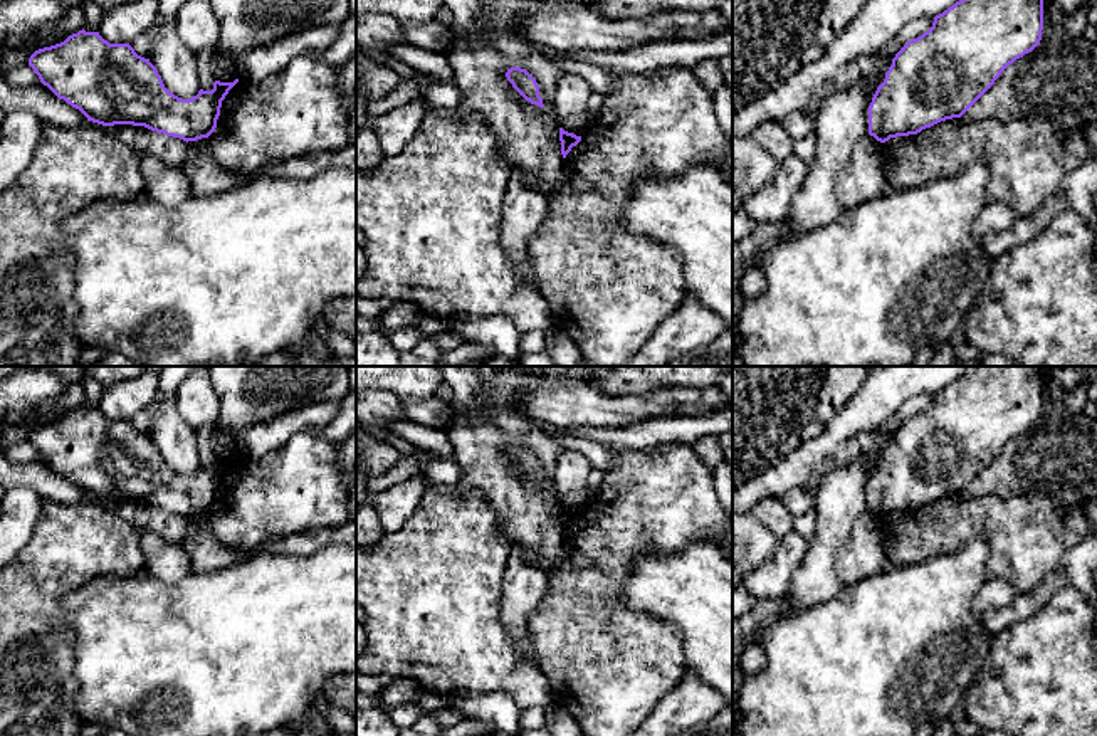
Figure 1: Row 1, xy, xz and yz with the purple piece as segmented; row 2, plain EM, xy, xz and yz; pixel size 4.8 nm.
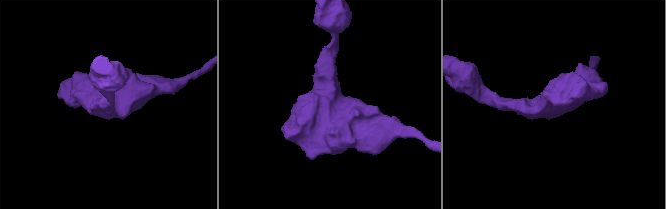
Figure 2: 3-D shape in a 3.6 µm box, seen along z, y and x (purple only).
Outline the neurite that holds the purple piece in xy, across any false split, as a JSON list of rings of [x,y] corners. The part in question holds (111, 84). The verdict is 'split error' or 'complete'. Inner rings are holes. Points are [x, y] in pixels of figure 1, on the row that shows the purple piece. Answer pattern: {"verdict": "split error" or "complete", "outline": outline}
{"verdict": "complete", "outline": [[[84,29],[60,44],[35,50],[29,66],[44,86],[79,109],[87,121],[102,126],[144,126],[186,143],[208,138],[215,131],[222,101],[239,82],[239,79],[234,82],[215,81],[212,91],[200,89],[192,99],[180,99],[165,87],[150,59],[138,55],[129,44],[109,44],[99,32]]]}

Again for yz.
{"verdict": "complete", "outline": [[[959,0],[892,59],[869,106],[869,134],[885,143],[961,118],[1016,59],[1042,40],[1043,0]]]}

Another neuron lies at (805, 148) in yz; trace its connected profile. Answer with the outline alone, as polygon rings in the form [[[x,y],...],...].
[[[815,131],[803,139],[793,141],[793,156],[810,165],[815,160],[815,155],[816,155],[816,133]]]

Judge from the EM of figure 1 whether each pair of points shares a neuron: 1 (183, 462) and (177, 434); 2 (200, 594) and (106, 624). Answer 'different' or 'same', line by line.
1: same
2: same

